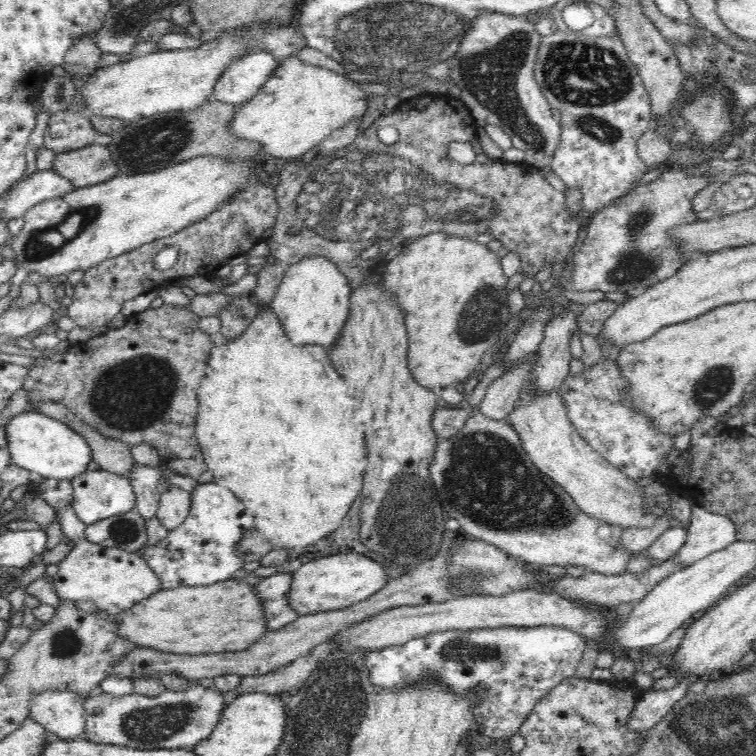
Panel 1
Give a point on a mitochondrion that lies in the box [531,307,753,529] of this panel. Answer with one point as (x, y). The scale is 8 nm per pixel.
(716, 383)

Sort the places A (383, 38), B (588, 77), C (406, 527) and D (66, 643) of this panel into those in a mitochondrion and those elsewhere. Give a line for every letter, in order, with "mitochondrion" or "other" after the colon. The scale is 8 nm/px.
A: mitochondrion
B: mitochondrion
C: mitochondrion
D: mitochondrion

